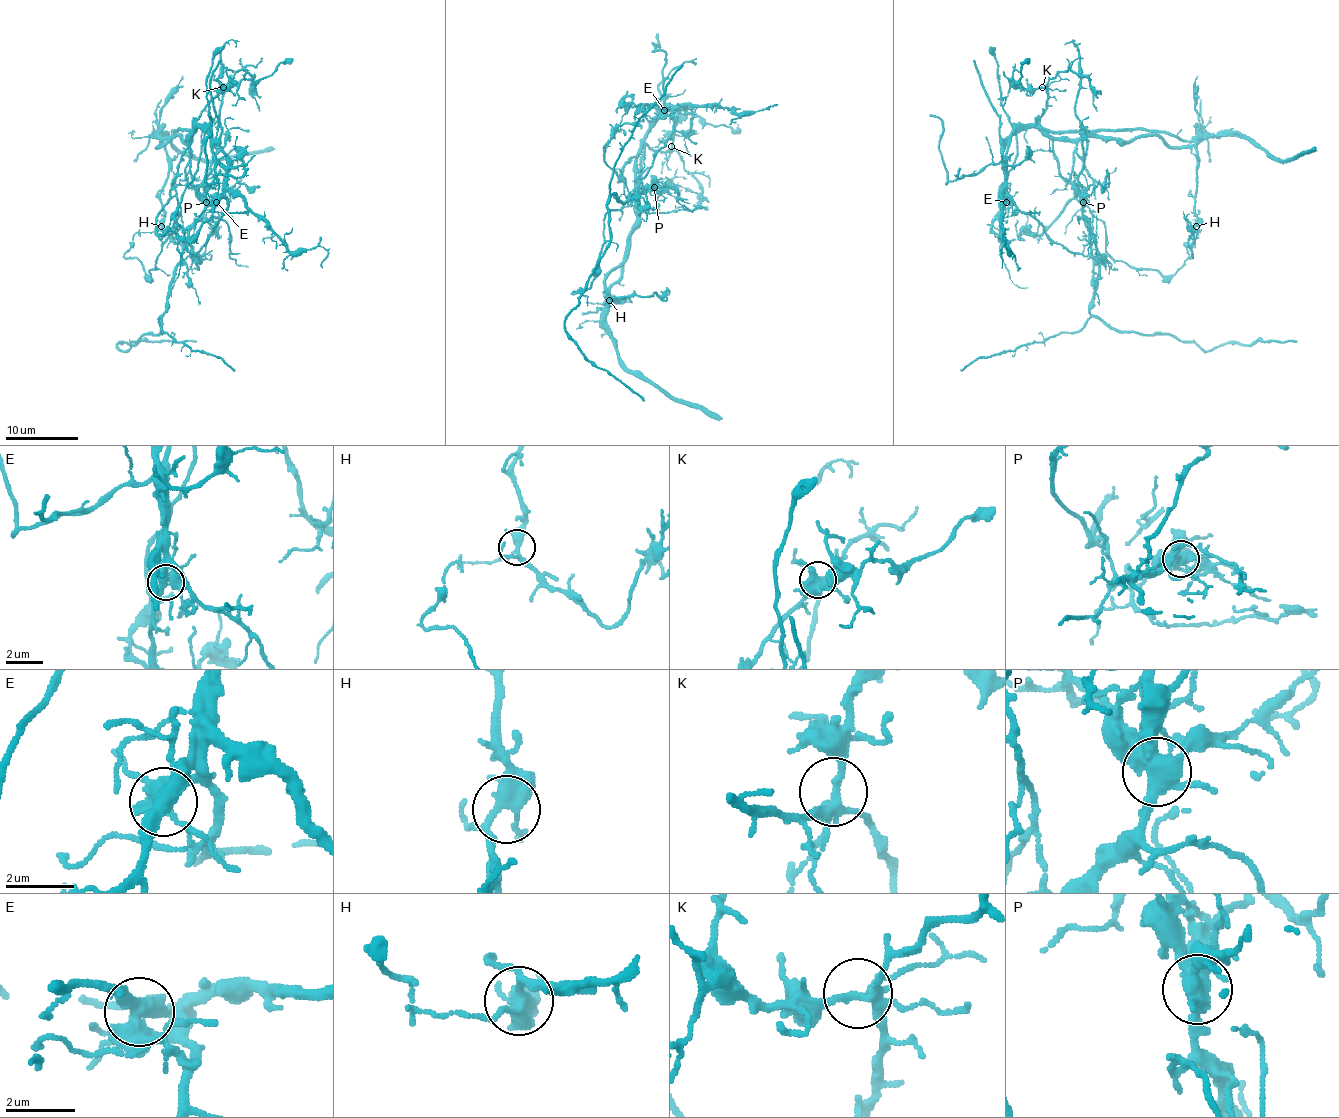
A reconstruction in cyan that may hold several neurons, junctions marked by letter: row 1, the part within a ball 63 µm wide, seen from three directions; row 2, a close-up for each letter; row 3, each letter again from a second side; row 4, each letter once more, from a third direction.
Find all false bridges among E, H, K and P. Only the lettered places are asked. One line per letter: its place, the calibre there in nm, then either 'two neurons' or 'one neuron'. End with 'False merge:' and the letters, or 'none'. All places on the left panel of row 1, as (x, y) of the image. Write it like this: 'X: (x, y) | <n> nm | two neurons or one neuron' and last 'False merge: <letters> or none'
E: (216, 202) | 480 nm | two neurons
H: (161, 226) | 360 nm | one neuron
K: (223, 87) | 200 nm | one neuron
P: (206, 202) | 500 nm | two neurons
False merge: E, P

